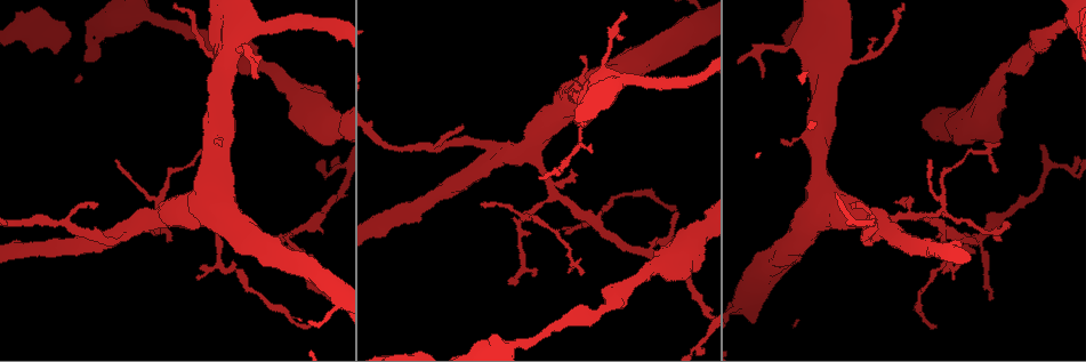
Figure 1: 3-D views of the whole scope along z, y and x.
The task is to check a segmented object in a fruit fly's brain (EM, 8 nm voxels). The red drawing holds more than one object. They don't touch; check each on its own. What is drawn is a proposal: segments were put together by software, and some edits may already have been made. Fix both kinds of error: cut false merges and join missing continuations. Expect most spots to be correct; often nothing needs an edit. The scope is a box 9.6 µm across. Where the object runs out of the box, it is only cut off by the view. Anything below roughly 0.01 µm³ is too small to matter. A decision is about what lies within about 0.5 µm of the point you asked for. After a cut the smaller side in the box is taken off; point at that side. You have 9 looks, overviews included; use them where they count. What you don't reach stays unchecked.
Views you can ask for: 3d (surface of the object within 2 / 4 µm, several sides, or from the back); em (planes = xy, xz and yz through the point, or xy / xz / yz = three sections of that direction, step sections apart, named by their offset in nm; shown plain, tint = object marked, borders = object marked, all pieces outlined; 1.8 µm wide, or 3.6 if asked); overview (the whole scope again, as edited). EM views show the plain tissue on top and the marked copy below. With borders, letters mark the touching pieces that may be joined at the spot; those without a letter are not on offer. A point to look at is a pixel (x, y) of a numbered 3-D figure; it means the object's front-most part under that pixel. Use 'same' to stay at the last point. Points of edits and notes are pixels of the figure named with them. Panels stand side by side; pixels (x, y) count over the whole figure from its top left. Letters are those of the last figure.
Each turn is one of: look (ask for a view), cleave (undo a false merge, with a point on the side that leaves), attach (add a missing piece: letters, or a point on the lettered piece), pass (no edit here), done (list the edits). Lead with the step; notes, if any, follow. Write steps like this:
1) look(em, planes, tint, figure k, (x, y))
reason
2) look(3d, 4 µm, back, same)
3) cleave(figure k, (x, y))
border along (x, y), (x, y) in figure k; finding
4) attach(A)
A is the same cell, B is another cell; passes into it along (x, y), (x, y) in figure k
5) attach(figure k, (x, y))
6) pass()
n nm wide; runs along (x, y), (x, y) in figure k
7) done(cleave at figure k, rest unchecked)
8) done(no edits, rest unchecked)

look(em, planes, tint, figure 1, (935, 325))
long arm stops here

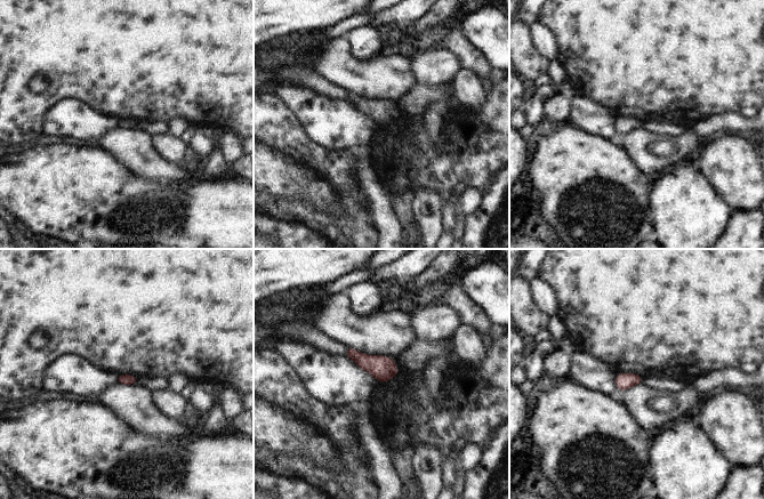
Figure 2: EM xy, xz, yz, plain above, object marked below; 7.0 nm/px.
look(em, planes, borders, same)
see the neighbours

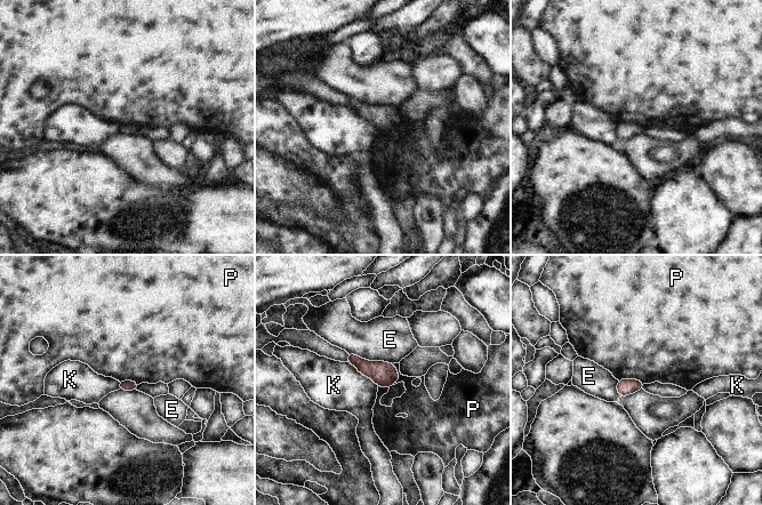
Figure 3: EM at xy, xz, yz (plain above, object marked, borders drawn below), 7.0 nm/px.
pass()
E, K and P are other cells; border along (618, 379), (638, 378), (644, 383) in figure 3; none of them fits

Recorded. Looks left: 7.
look(em, planes, borders, figure 1, (646, 249))
four-way junction

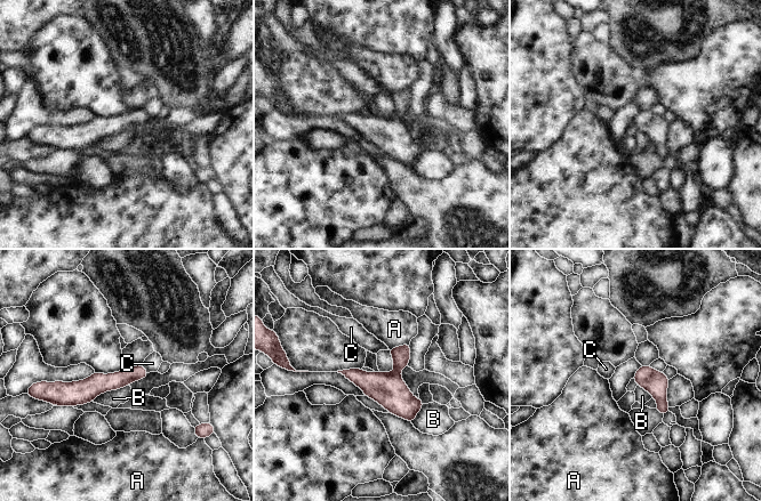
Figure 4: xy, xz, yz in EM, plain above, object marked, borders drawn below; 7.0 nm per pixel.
pass()
A, B and C are other cells; runs along (144, 373), (88, 389), (58, 389) in figure 4; continuous, no second neuron

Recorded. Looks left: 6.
look(em, planes, borders, figure 1, (915, 216))
sharp bend

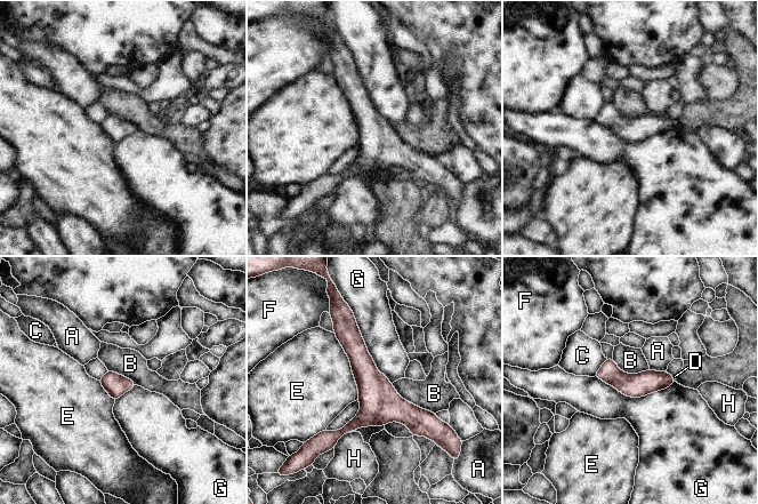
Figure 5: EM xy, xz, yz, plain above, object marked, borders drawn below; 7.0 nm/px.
pass()
A, B, C, D, E, F, G and H are other cells; all the same neuron

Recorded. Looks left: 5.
look(em, xy, step 4, borders, figure 1, (988, 298))
thin end

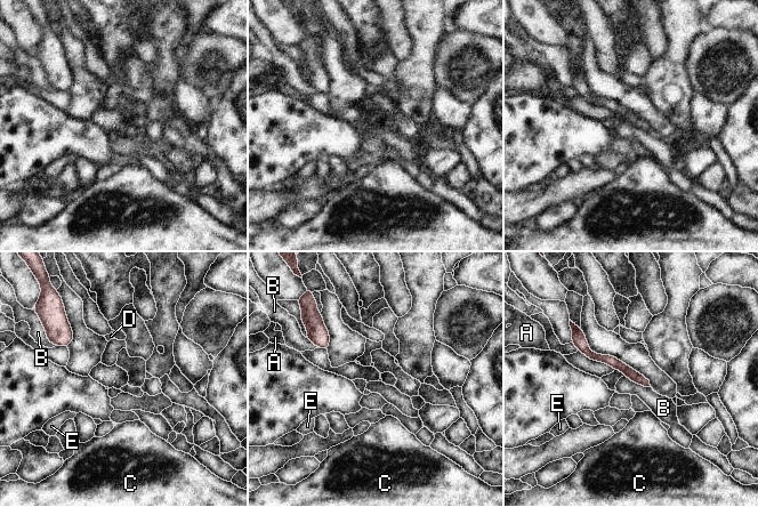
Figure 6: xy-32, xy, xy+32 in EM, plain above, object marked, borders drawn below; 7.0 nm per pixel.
look(em, planes, borders, same)

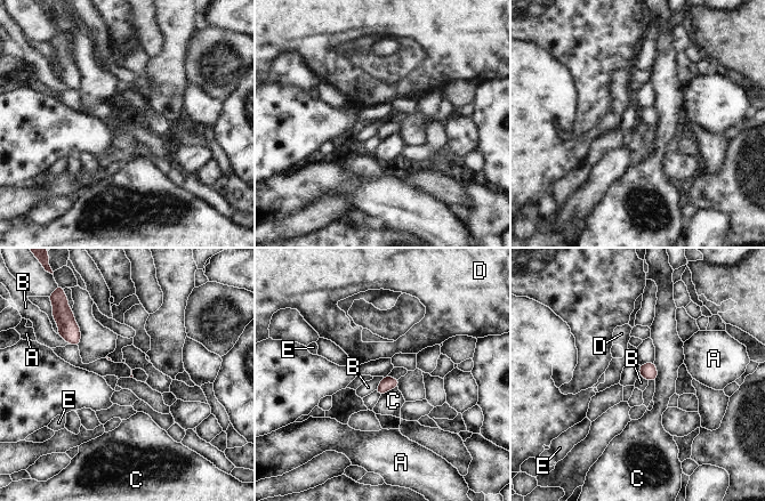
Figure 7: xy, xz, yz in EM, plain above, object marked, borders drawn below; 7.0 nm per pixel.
pass()
A, B, C, D and E are other cells; border along (383, 377), (375, 389) in figure 7; none of them fits

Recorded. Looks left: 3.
done(no edits, rest unchecked)

